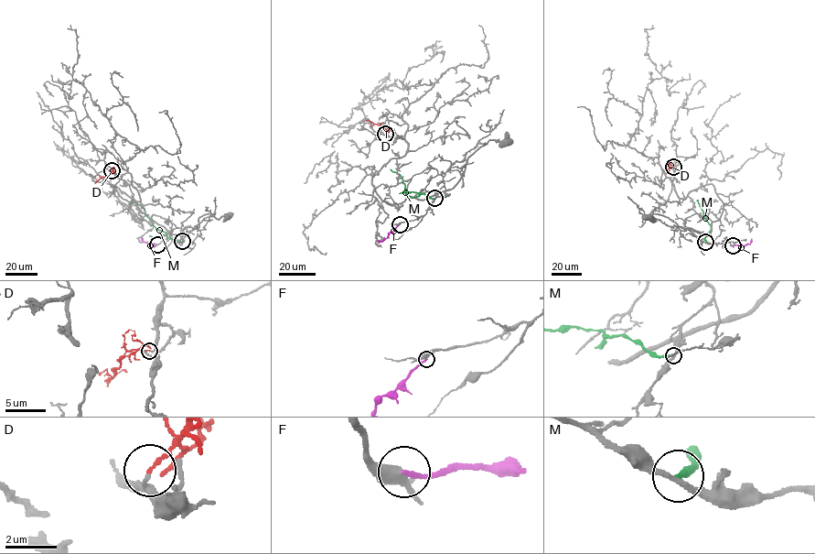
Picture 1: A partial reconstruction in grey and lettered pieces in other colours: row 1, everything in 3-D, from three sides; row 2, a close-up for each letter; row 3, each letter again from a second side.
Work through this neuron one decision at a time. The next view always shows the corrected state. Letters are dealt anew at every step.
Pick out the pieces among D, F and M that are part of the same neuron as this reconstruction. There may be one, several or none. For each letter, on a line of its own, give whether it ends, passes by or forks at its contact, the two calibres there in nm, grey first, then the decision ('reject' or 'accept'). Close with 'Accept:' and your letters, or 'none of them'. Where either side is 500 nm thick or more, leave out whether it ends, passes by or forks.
D: it ends there; 130 nm thick on the grey side, 130 nm on the other; reject
F: it ends there; 460 nm thick on the grey side, 180 nm on the other; reject
M: it ends there; 240 nm thick on the grey side, 240 nm on the other; reject
Accept: none of them

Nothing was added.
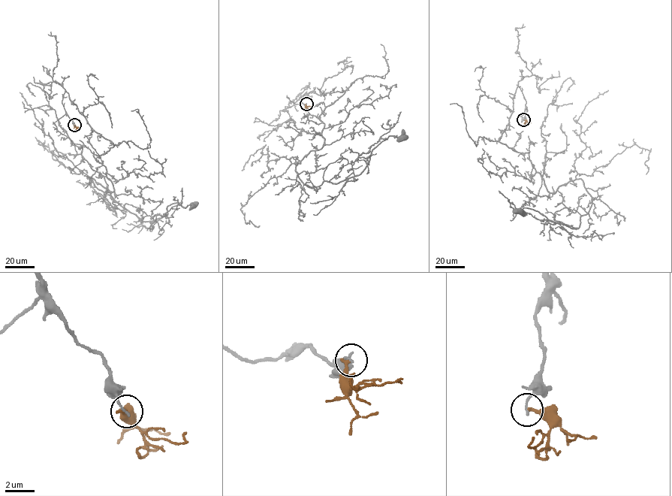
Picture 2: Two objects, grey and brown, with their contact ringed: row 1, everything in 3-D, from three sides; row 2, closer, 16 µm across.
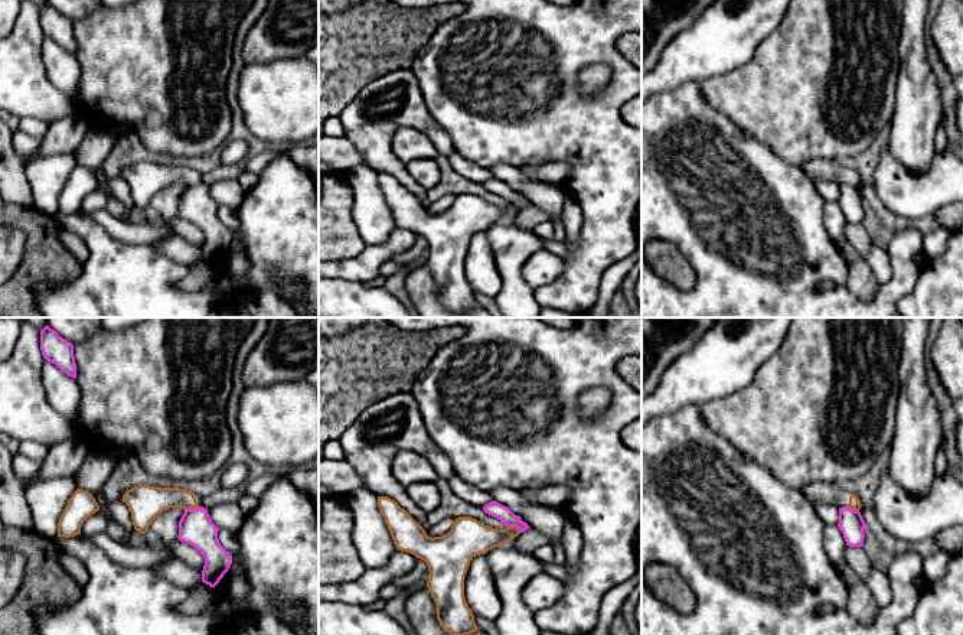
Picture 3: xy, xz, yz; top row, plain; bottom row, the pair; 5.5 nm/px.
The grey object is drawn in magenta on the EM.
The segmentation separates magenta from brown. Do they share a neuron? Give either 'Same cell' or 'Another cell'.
Another cell

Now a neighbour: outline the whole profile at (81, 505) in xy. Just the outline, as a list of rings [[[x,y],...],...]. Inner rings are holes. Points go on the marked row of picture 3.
[[[78,488],[59,518],[58,537],[69,538],[81,534],[84,521],[97,511],[99,505],[95,498],[88,491]]]

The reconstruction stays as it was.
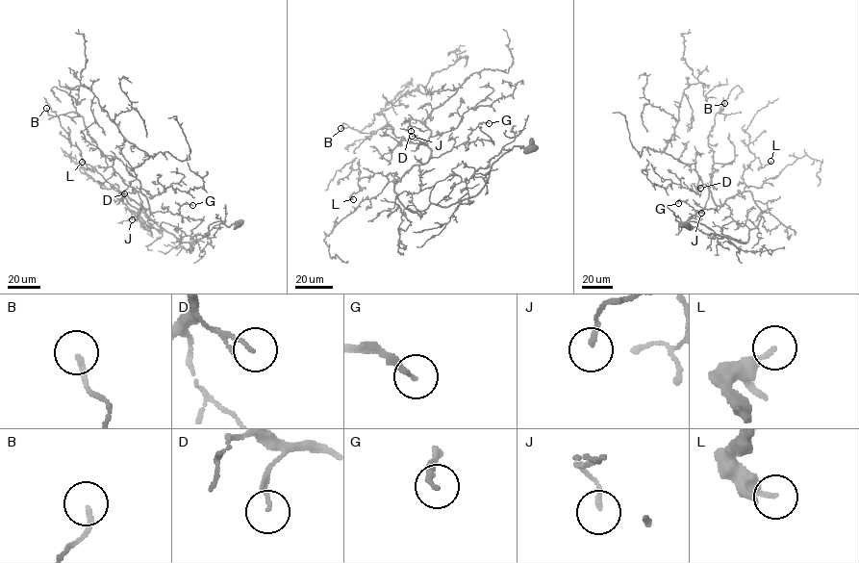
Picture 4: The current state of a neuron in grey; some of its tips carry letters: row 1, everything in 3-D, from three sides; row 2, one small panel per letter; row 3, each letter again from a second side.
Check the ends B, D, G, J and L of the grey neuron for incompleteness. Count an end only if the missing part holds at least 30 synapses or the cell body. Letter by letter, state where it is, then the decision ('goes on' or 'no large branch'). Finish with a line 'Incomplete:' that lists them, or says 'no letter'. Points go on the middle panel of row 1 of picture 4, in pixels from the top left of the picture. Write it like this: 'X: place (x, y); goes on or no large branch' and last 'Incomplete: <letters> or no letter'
B: place (341, 128); no large branch
D: place (411, 131); no large branch
G: place (489, 123); goes on
J: place (412, 136); no large branch
L: place (353, 199); no large branch
Incomplete: G

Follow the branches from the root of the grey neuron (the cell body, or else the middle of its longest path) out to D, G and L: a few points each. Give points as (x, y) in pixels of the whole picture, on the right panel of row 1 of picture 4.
D: (687, 225), (699, 222), (742, 243), (758, 224), (761, 211), (749, 191), (719, 206), (698, 175), (700, 188)
G: (687, 225), (699, 222), (718, 235), (746, 243), (761, 211), (748, 191), (714, 209), (697, 212), (678, 203)
L: (687, 225), (699, 222), (746, 243), (761, 215), (744, 189), (743, 172), (756, 157), (762, 167), (770, 161)

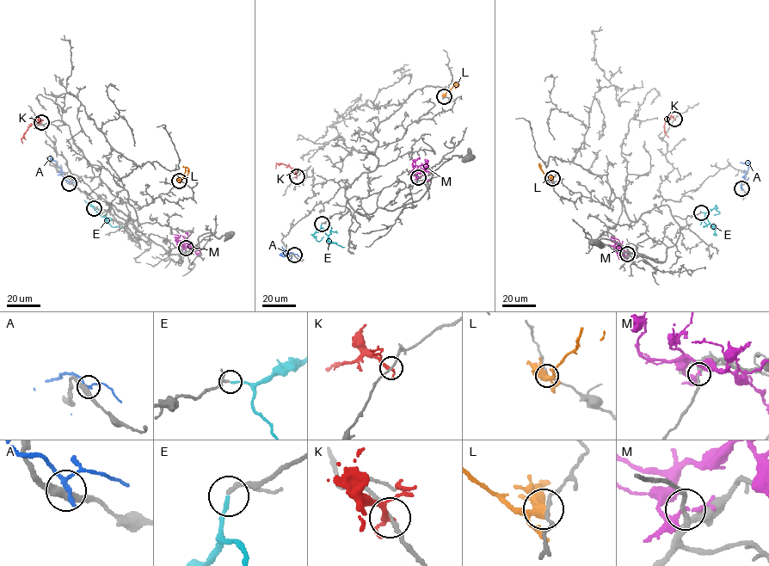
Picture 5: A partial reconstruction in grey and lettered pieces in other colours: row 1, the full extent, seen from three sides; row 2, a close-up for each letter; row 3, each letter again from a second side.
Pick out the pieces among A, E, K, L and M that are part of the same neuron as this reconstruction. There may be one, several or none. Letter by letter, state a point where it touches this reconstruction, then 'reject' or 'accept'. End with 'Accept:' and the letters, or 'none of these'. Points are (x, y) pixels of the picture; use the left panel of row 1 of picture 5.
A: (69, 183) | reject
E: (94, 208) | accept
K: (41, 122) | reject
L: (179, 181) | reject
M: (186, 248) | reject
Accept: E

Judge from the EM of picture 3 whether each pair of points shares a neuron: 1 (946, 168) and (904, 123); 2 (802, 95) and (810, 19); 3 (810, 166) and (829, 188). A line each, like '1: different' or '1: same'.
1: different
2: same
3: different

